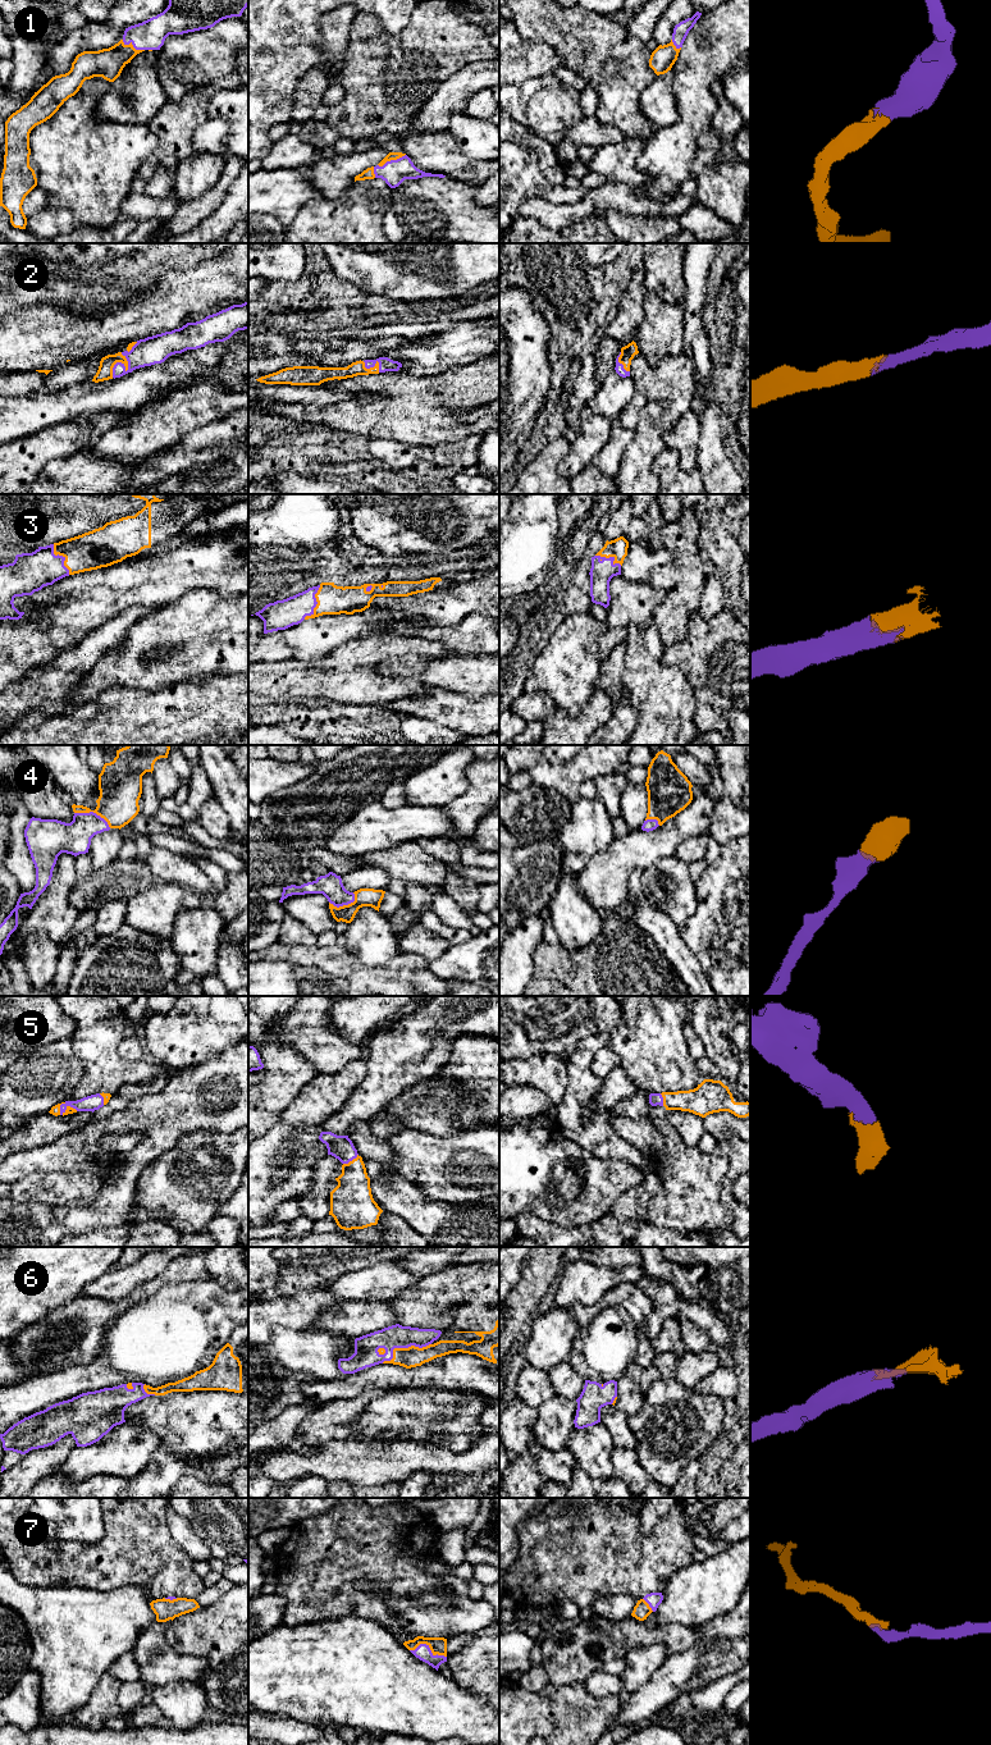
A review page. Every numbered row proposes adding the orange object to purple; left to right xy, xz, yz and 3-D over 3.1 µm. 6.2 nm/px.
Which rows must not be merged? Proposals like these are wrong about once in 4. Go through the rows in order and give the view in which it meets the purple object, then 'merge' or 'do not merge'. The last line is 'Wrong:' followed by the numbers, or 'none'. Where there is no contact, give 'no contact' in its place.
1: xz | merge
2: xy | merge
3: xz | merge
4: xy | merge
5: xz | merge
6: xz | merge
7: xz | merge
Wrong: none

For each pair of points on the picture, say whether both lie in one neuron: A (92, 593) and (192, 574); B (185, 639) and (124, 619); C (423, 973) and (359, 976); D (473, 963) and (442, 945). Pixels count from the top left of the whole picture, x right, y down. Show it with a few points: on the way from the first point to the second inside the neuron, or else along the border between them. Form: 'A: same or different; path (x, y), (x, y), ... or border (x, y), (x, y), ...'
A: same; path (117, 588), (129, 583), (155, 581), (168, 576)
B: different; border (153, 611), (127, 630), (124, 640), (118, 647)
C: same; path (407, 980), (374, 980)
D: different; border (452, 945), (441, 955), (428, 962)

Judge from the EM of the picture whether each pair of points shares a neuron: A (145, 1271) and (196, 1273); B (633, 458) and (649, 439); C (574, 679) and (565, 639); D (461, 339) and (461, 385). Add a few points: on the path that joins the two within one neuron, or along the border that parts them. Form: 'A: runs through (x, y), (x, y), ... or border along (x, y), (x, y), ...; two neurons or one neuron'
A: border along (173, 1260), (159, 1274), (136, 1288); two neurons
B: runs through (638, 453), (645, 444); one neuron
C: runs through (570, 668), (570, 649); one neuron
D: border along (485, 356), (433, 374); two neurons

